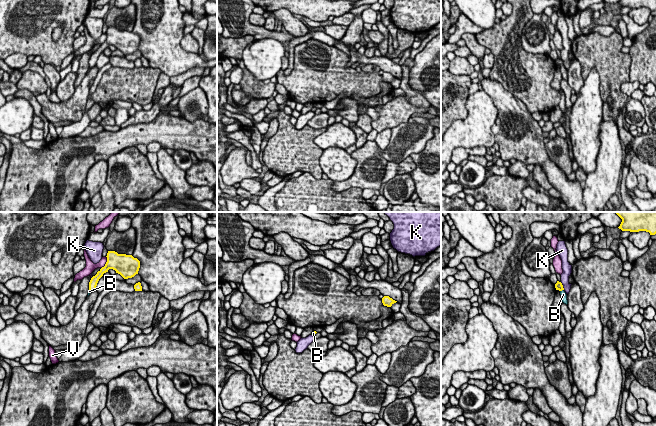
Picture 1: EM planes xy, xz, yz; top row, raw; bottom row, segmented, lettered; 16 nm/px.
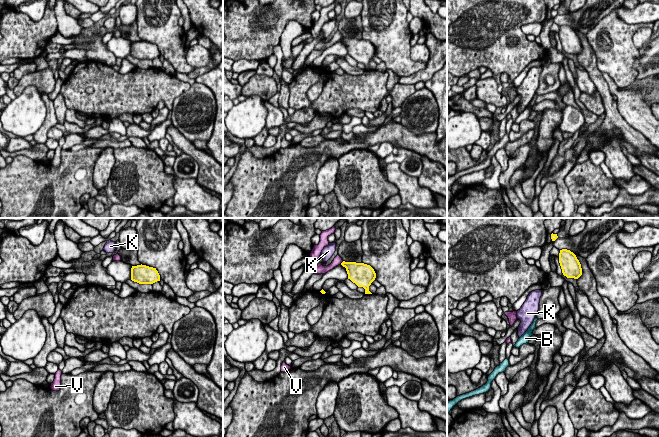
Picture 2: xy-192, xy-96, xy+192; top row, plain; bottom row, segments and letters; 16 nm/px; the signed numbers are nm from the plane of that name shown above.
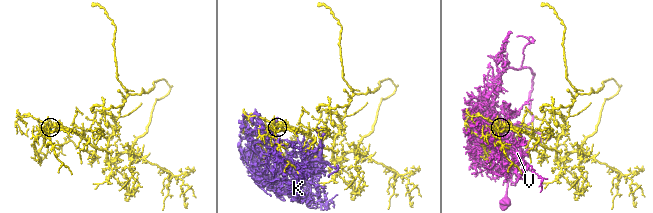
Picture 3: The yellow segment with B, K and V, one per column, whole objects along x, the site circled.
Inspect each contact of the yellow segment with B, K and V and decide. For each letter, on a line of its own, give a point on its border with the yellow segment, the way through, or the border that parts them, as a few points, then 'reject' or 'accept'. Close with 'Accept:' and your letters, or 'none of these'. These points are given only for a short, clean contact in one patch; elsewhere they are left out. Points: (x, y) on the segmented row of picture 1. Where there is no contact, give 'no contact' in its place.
B: contact yz (561, 290); way yz (558, 285), (561, 290), (563, 294); accept
K: contact yz (562, 286); reject
V: contact xy (106, 262); reject
Accept: B

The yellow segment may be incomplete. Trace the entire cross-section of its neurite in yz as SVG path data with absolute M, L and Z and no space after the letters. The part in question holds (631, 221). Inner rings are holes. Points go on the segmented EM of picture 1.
M615 212L622 222L618 227L622 231L646 231L656 234L656 212Z

